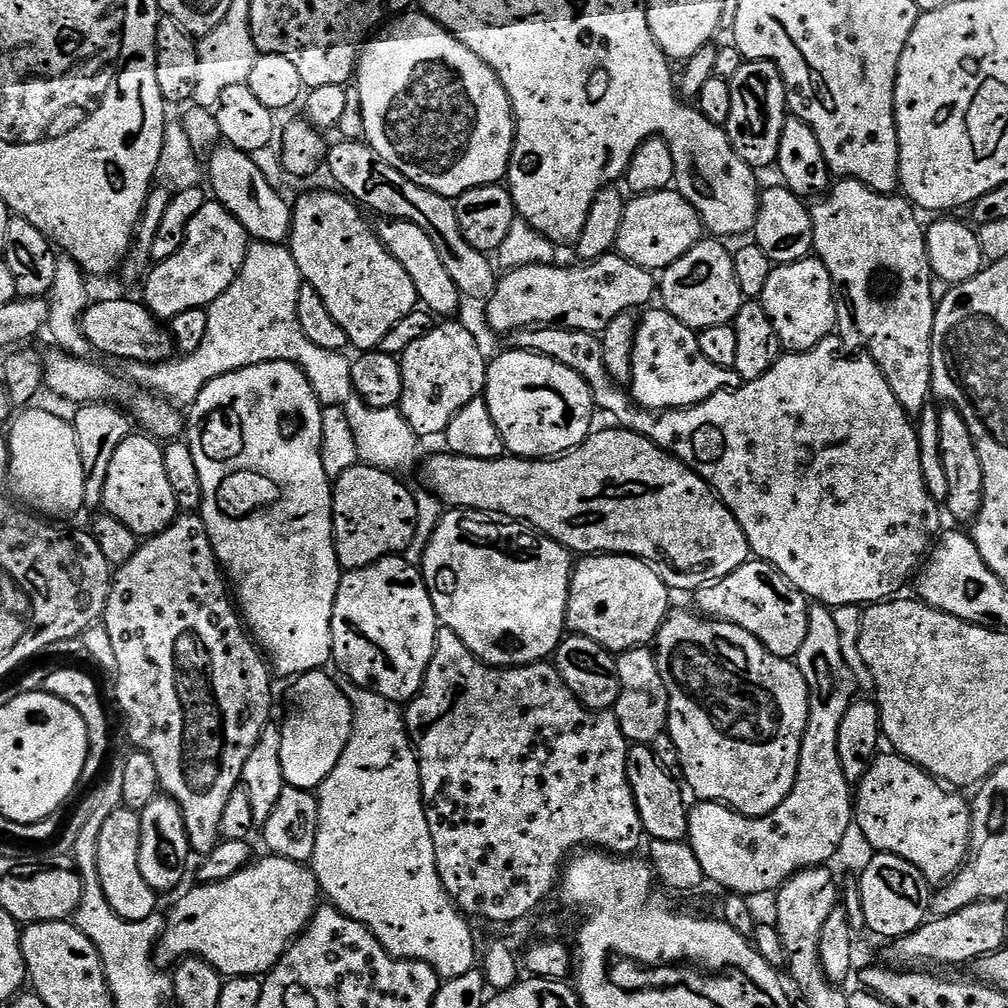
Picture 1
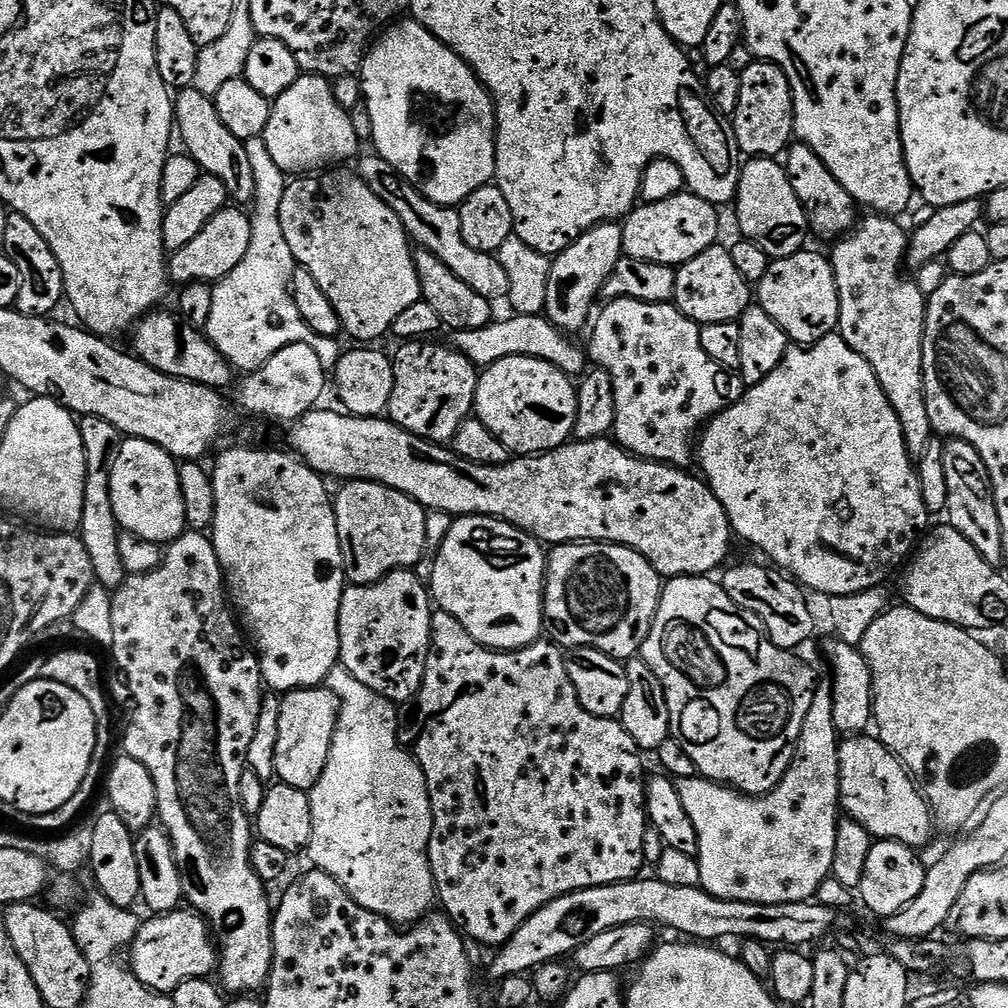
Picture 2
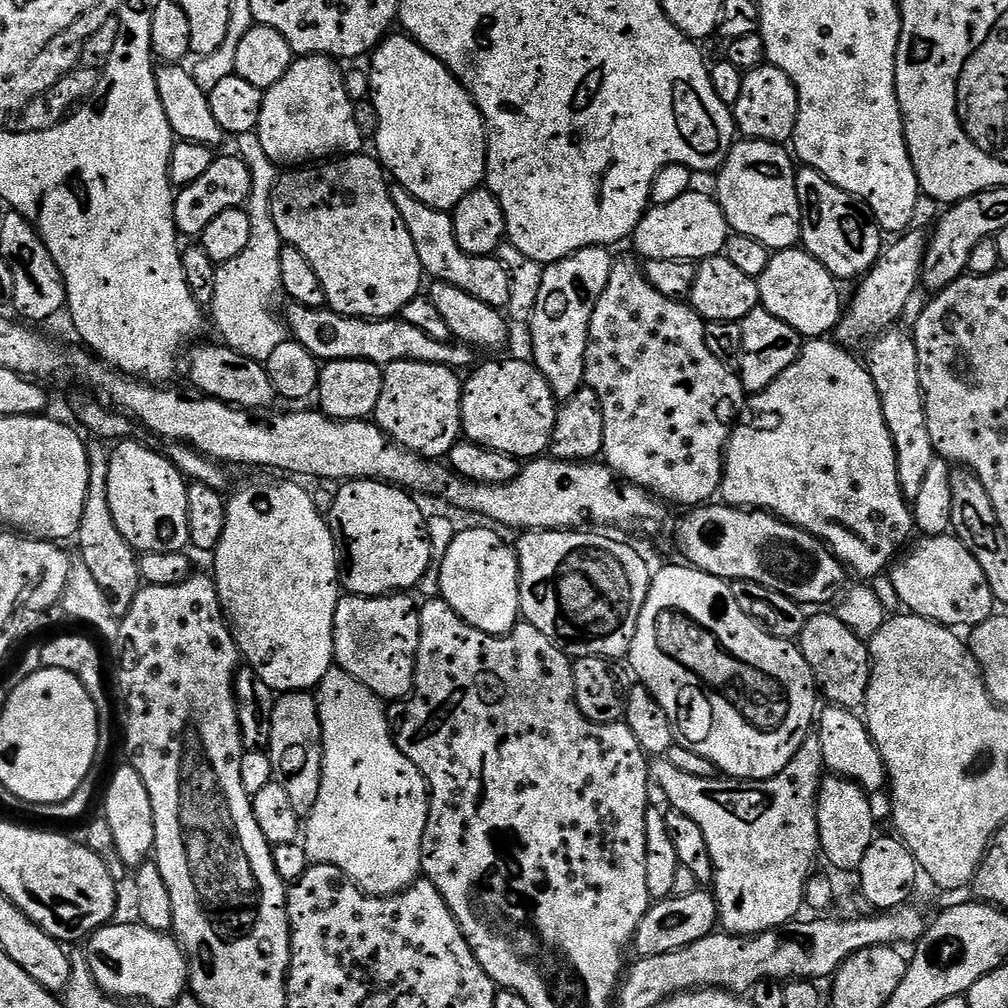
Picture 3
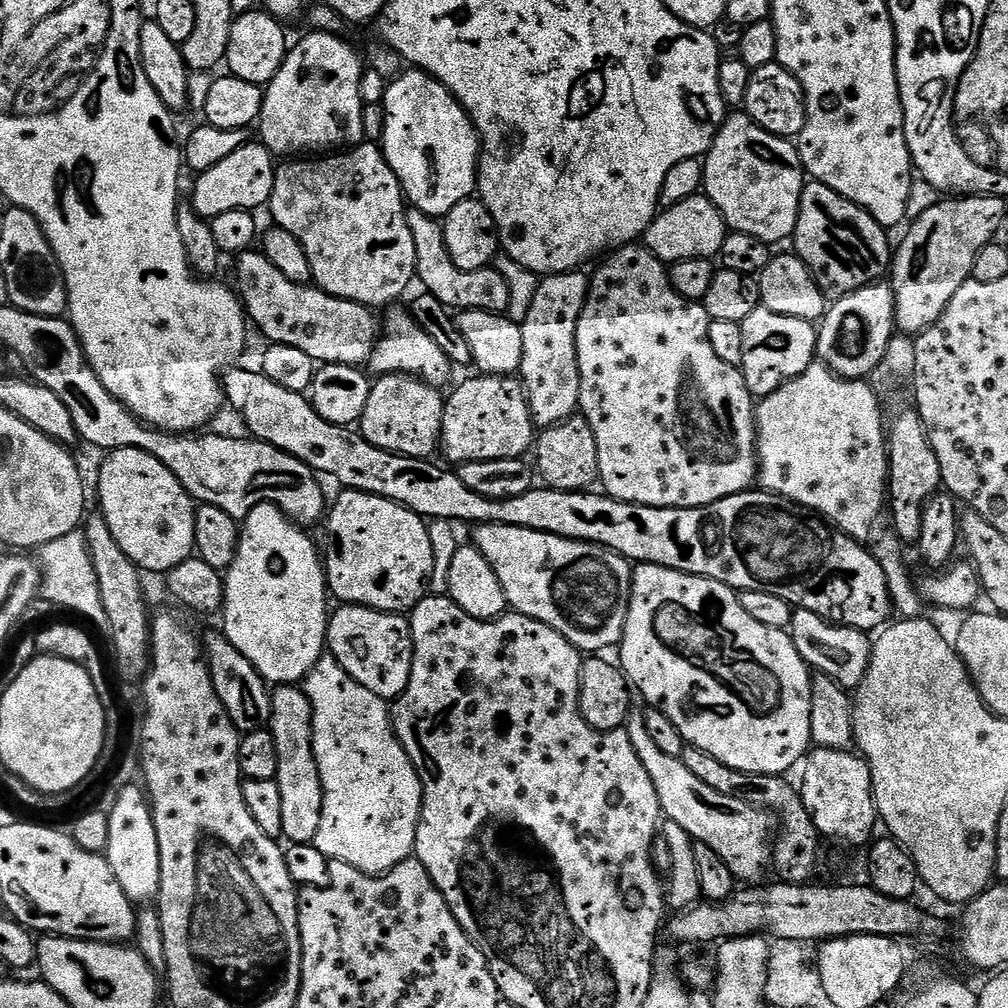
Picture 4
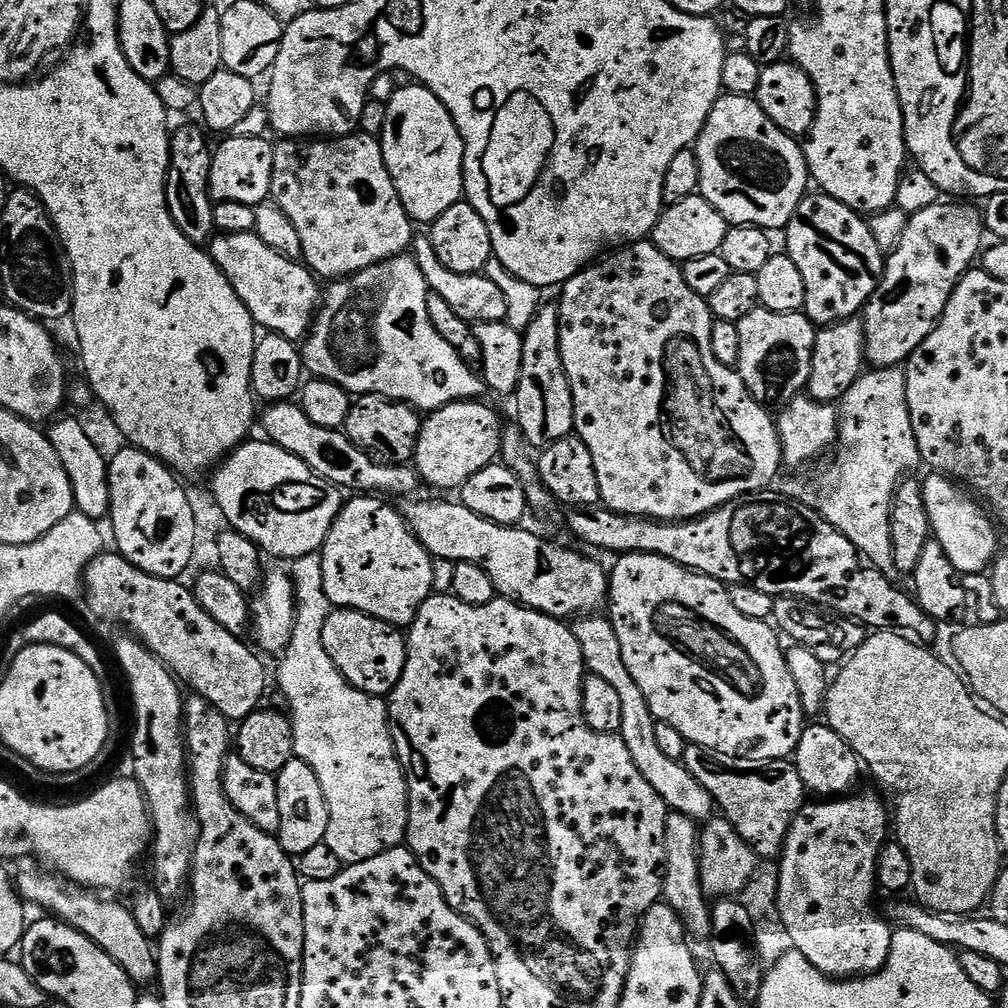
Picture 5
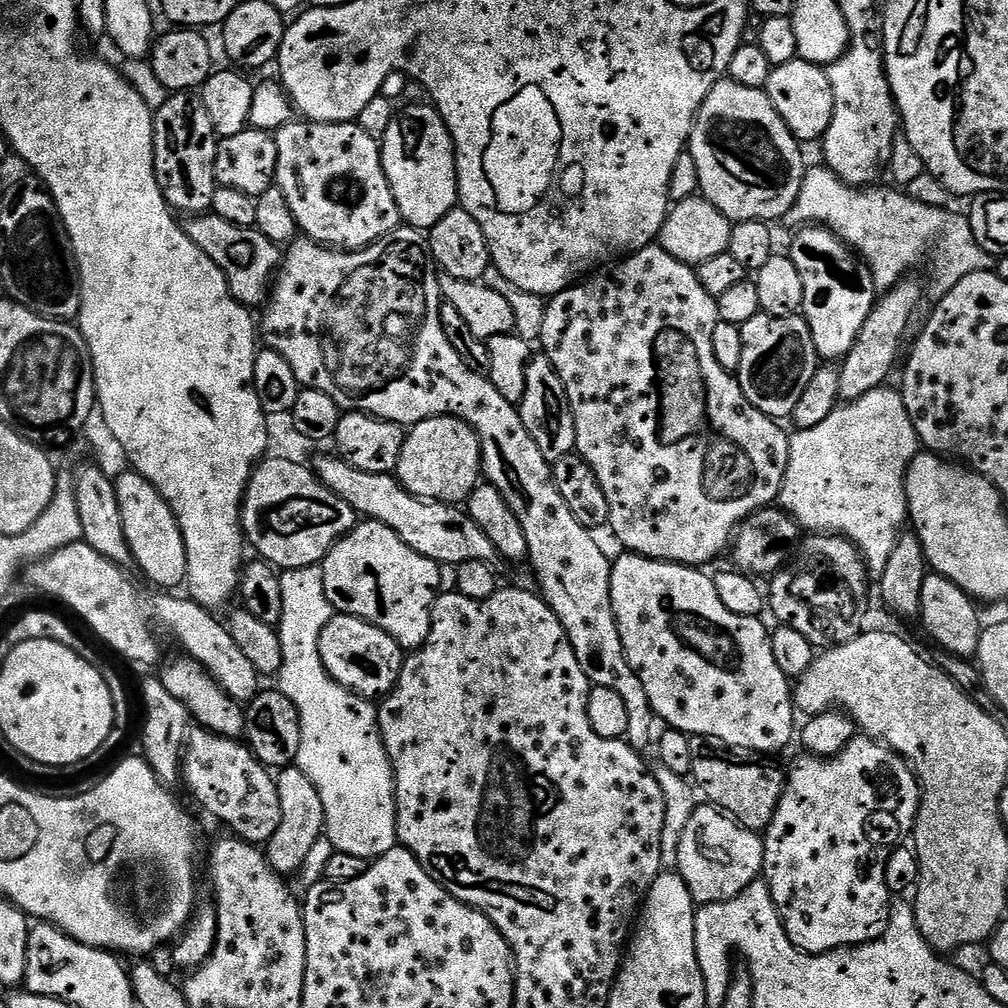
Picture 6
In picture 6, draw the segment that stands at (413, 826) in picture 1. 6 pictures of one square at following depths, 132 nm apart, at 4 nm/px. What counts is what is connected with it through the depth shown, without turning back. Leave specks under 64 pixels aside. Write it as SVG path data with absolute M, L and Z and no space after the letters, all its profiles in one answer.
M323 567L289 568L279 573L282 586L282 618L278 625L282 648L282 664L278 673L278 690L294 702L300 719L300 741L294 764L318 790L324 811L323 835L342 854L354 854L366 862L384 856L391 848L397 847L396 839L396 780L392 777L392 763L388 751L380 740L378 708L373 701L354 694L336 681L322 666L318 654L320 631L330 622L334 609L330 598L324 593Z

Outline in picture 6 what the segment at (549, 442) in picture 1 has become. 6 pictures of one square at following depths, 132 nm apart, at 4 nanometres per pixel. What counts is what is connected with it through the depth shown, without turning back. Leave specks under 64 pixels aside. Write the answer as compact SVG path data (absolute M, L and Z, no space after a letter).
M431 416L413 424L407 429L394 475L410 495L420 500L463 505L482 480L478 434L456 416Z

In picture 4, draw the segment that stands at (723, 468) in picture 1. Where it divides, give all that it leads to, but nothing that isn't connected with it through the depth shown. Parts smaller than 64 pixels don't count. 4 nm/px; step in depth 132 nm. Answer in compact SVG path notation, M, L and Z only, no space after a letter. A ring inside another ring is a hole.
M249 250L239 253L236 260L236 284L238 293L247 316L253 325L260 327L260 332L265 336L268 344L281 344L294 346L310 354L310 358L325 364L350 364L360 366L367 361L372 347L378 339L378 320L372 317L373 309L363 304L356 304L353 300L343 300L324 292L312 284L299 284L290 282L286 274L280 273L274 265L264 257L263 251ZM814 362L802 374L798 374L792 380L787 380L781 388L774 390L770 395L763 397L755 405L754 415L756 417L756 458L758 461L758 484L765 492L773 492L776 496L785 496L796 504L801 504L823 516L829 524L835 526L839 531L853 536L861 542L868 542L873 539L872 531L880 520L880 515L885 515L886 501L888 498L888 441L886 439L886 416L880 413L880 402L876 398L876 392L868 385L867 379L844 380L835 376L825 364Z

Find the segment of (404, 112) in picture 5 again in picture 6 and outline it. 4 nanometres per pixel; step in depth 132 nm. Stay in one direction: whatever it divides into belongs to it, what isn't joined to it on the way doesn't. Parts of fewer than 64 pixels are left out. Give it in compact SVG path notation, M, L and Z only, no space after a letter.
M412 102L393 115L383 140L380 141L380 157L394 202L400 211L400 219L407 227L417 230L431 230L446 214L457 207L460 191L456 181L456 147L446 122L435 107L428 102Z

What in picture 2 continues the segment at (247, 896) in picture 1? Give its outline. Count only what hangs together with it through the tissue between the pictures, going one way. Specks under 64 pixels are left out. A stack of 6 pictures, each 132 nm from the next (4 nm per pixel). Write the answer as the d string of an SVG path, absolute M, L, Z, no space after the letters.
M177 910L152 914L141 923L130 945L132 973L150 990L172 993L187 980L211 977L218 968L218 948L208 927L208 921L195 911Z

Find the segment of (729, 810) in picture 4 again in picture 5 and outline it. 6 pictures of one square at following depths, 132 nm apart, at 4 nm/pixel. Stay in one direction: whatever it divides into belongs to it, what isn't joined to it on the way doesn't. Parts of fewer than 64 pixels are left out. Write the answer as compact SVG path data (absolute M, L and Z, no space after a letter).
M588 614L577 619L571 625L571 630L578 638L578 646L582 646L585 669L593 676L606 678L606 682L610 682L610 686L614 686L622 697L622 726L618 734L626 742L626 750L630 750L630 758L634 758L634 766L642 770L642 778L646 778L646 782L658 790L664 804L672 812L681 812L697 822L707 821L714 812L712 796L704 789L702 782L698 782L698 778L684 768L681 761L671 760L662 754L656 737L658 721L652 717L650 706L646 706L646 698L642 690L638 690L638 682L630 678L630 670L626 670L622 662L622 646L618 646L618 634L614 634L612 621L600 614Z

